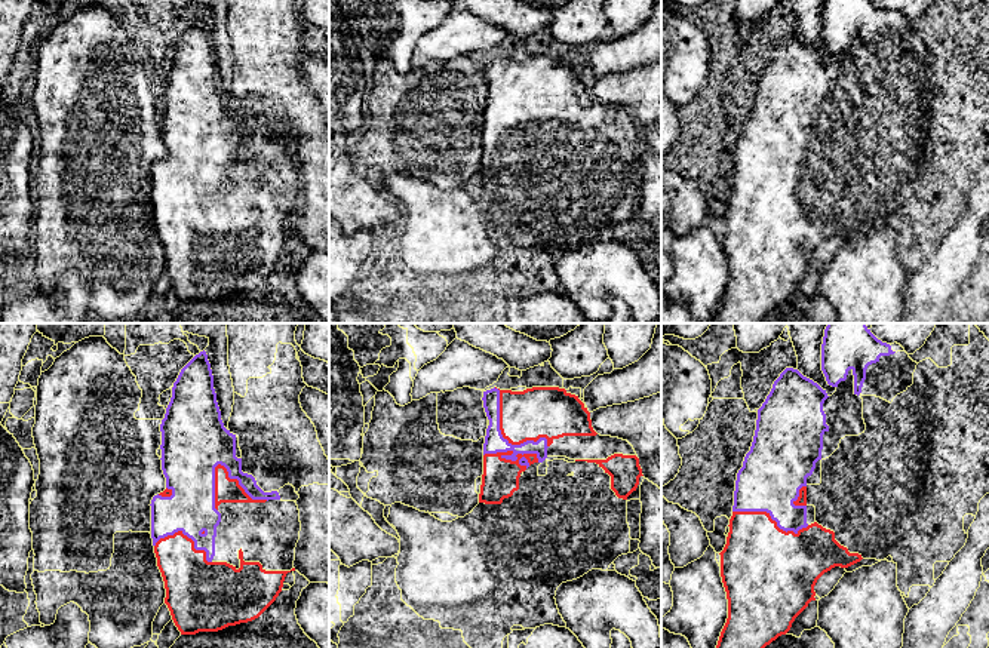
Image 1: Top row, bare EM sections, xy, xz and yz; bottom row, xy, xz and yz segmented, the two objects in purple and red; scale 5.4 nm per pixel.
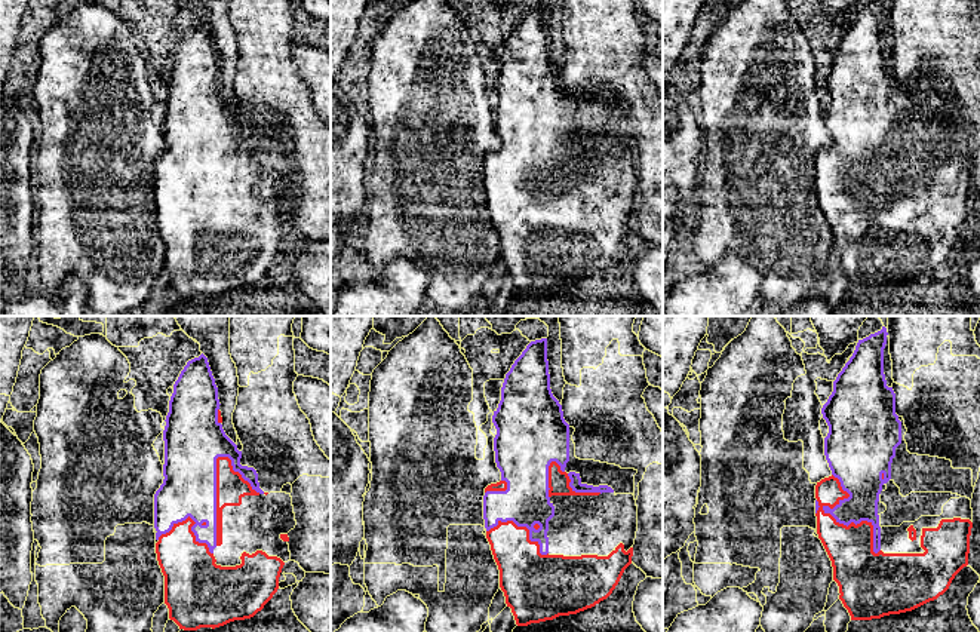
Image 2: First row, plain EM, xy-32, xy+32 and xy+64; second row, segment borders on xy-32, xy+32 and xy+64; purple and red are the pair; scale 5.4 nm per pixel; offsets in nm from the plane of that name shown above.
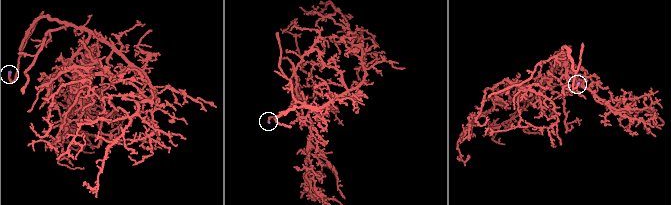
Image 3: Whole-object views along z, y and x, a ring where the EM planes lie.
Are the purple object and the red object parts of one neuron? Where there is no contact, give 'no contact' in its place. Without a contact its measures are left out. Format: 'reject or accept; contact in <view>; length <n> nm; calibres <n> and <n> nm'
accept; contact in xz; length 300 nm; calibres 110 and 200 nm

